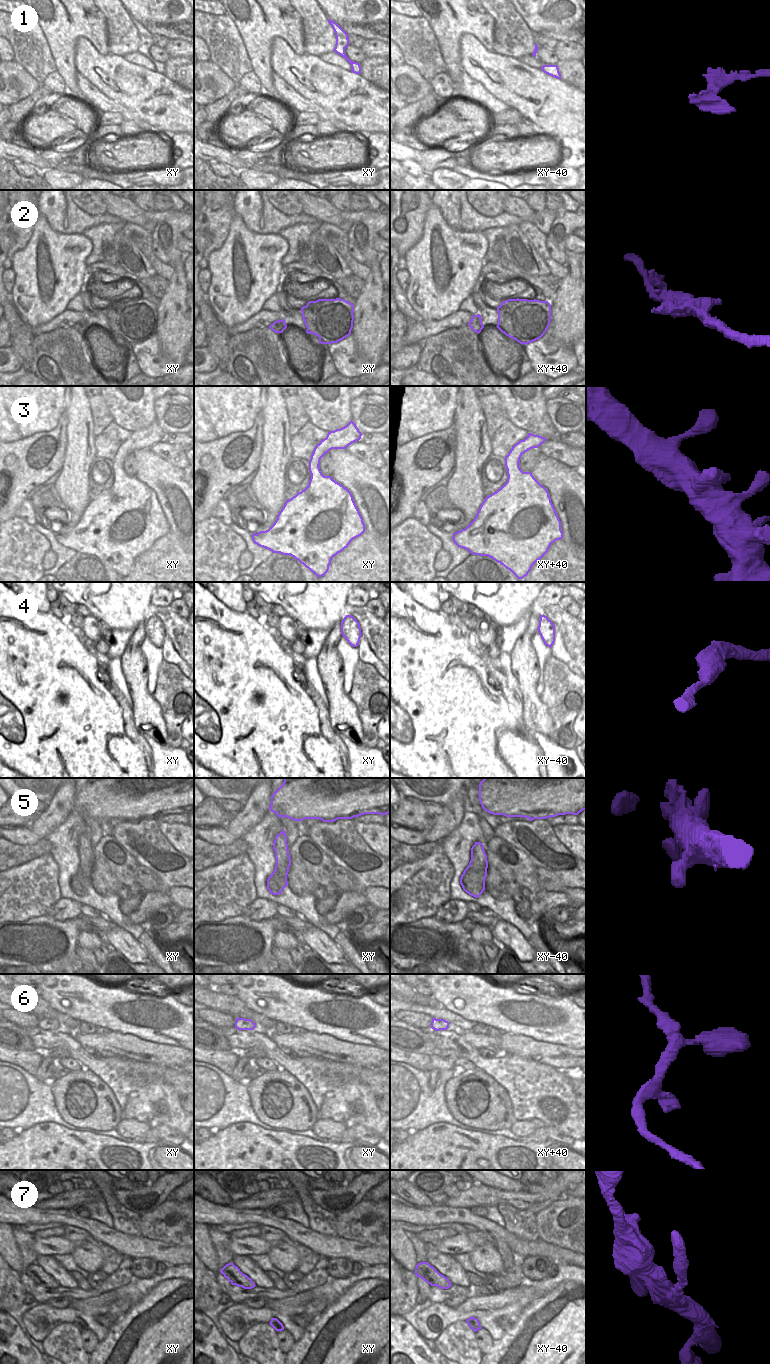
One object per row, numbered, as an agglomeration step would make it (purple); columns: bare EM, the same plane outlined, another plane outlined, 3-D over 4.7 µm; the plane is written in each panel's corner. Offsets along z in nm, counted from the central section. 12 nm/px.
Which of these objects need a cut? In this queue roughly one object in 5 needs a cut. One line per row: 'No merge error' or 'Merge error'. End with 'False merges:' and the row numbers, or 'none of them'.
1: No merge error
2: No merge error
3: No merge error
4: No merge error
5: No merge error
6: No merge error
7: No merge error
False merges: none of them

